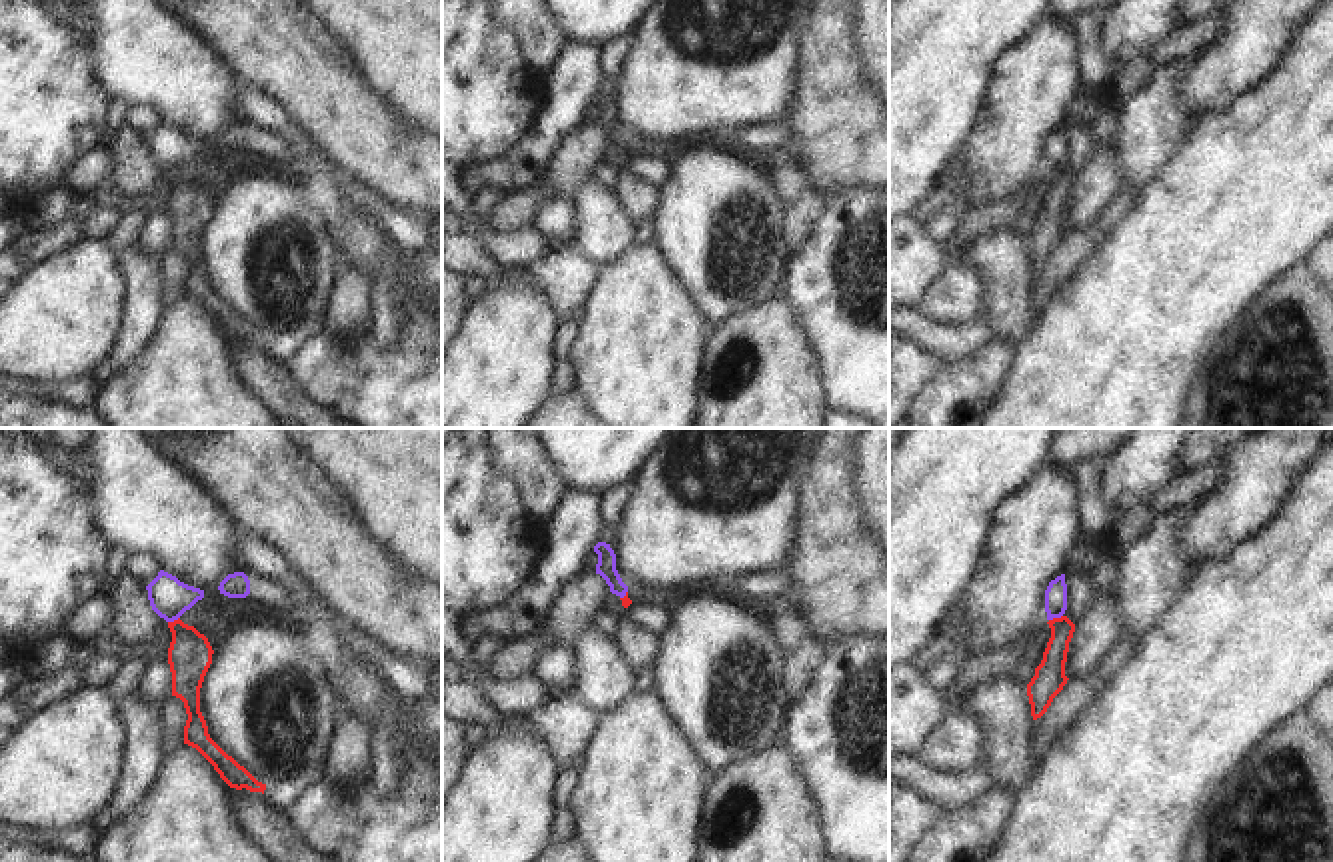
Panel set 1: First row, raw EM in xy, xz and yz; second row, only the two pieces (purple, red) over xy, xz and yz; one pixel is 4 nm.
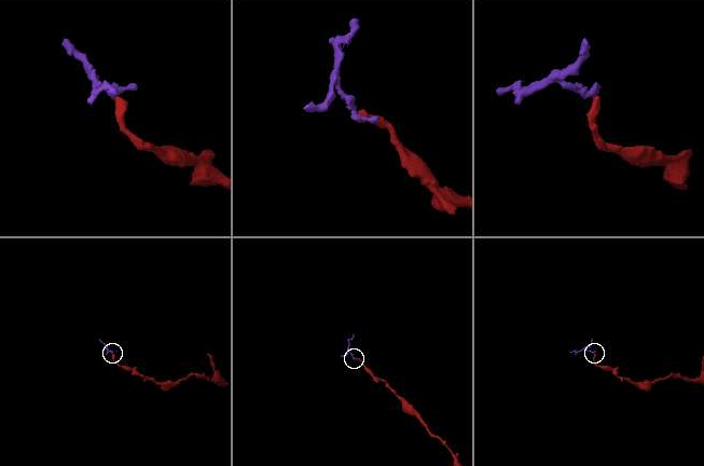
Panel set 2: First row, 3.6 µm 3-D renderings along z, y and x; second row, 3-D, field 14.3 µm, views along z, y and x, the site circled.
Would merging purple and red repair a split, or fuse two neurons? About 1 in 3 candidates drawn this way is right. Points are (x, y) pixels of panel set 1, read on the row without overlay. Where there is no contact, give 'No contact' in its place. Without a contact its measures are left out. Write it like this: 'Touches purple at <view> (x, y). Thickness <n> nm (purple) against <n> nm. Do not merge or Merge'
Touches purple at yz (1056, 168). Thickness 100 nm (purple) against 130 nm. Do not merge.

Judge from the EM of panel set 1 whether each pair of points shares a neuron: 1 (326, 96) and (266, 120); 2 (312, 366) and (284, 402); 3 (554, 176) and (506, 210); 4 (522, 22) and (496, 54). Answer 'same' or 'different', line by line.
1: different
2: different
3: same
4: different

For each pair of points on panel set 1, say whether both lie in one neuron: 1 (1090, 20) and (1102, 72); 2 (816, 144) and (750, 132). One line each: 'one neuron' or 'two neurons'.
1: one neuron
2: two neurons

